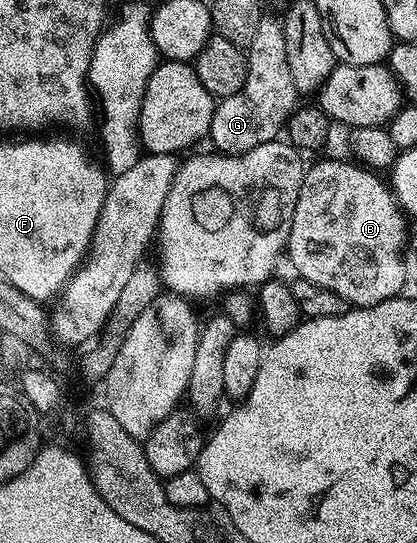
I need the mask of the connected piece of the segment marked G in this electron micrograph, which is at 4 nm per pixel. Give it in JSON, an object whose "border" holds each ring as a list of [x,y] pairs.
{"border":[[[262,16],[254,40],[245,49],[248,61],[247,81],[239,93],[220,100],[213,109],[208,138],[218,152],[226,155],[242,155],[264,143],[272,143],[282,134],[289,116],[296,110],[299,92],[291,79],[287,64],[284,26],[277,20]]]}

